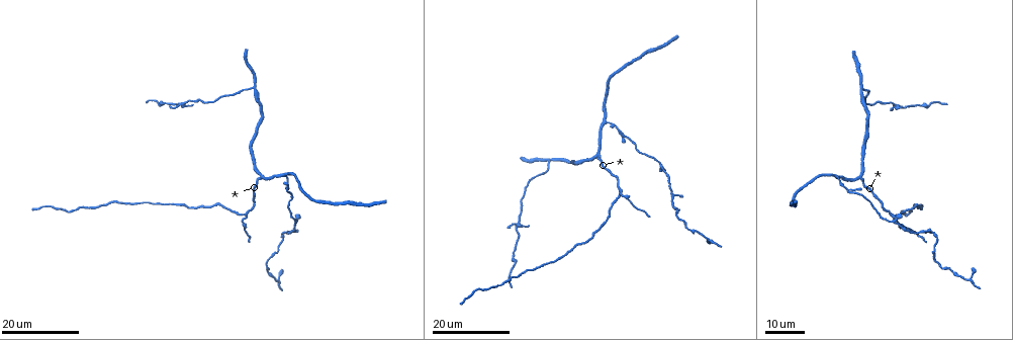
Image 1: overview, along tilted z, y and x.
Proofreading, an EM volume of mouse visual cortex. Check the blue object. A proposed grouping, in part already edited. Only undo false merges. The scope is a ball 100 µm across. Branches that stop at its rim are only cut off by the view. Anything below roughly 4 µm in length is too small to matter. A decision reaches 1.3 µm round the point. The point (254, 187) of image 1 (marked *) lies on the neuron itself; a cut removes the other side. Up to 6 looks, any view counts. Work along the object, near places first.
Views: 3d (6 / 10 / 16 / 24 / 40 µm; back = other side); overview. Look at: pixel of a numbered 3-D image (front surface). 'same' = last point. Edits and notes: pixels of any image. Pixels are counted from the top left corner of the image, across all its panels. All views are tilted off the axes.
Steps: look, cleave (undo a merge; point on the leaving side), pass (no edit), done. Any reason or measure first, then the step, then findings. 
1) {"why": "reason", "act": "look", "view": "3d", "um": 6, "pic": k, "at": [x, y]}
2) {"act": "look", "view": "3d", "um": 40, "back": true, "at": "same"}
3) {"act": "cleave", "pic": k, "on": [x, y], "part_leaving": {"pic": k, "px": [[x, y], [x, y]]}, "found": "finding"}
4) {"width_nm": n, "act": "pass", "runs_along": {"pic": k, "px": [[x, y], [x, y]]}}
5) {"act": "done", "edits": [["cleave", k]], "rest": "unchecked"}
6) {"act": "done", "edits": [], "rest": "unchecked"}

{"why": "a fork", "act": "look", "view": "3d", "um": 24, "pic": 1, "at": [245, 217]}

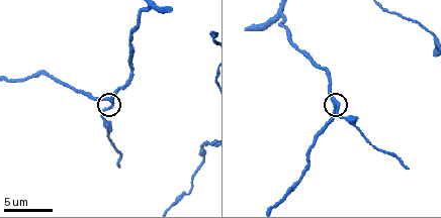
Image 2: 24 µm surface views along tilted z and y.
{"act": "look", "view": "3d", "um": 10, "pic": 2, "at": [113, 103]}

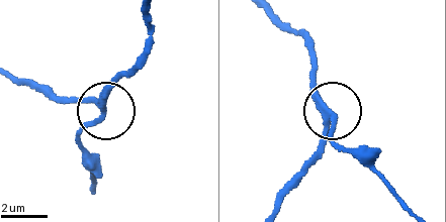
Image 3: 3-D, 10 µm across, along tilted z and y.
{"arms": 3, "act": "pass", "runs_along": {"pic": 3, "px": [[276, 19], [300, 32], [308, 47], [334, 116], [335, 148]]}, "found": "all the same neuron"}

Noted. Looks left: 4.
{"why": "branch point", "act": "look", "view": "3d", "um": 24, "pic": 1, "at": [861, 89]}

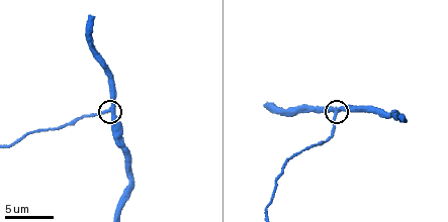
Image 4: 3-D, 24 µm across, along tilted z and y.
{"act": "look", "view": "3d", "um": 6, "pic": 4, "at": [110, 107]}

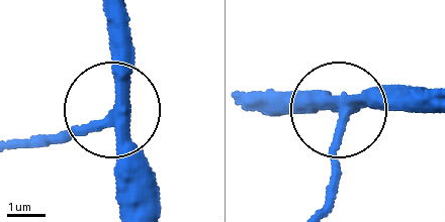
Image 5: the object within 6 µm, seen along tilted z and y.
{"width_nm": 330, "act": "pass", "runs_along": {"pic": 5, "px": [[146, 200], [114, 103], [114, 16]]}, "found": "all the same neuron"}

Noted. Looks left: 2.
{"why": "thick turns thin", "act": "look", "view": "3d", "um": 24, "pic": 1, "at": [516, 227]}

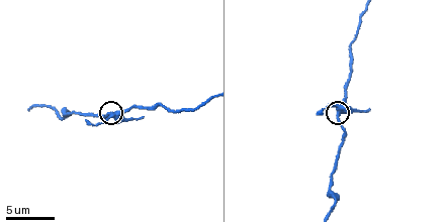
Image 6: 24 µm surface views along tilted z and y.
{"act": "look", "view": "3d", "um": 6, "pic": 6, "at": [337, 114]}

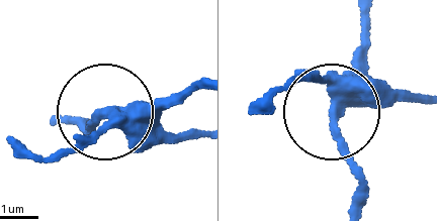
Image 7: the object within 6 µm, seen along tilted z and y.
{"act": "cleave", "pic": 7, "on": [87, 141], "part_leaving": {"pic": 7, "px": [[356, 83], [292, 82], [254, 108]]}, "found": "a second neuron is stuck on"}

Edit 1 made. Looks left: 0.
{"act": "done", "edits": [["cleave", 7]], "rest": "unchecked"}

